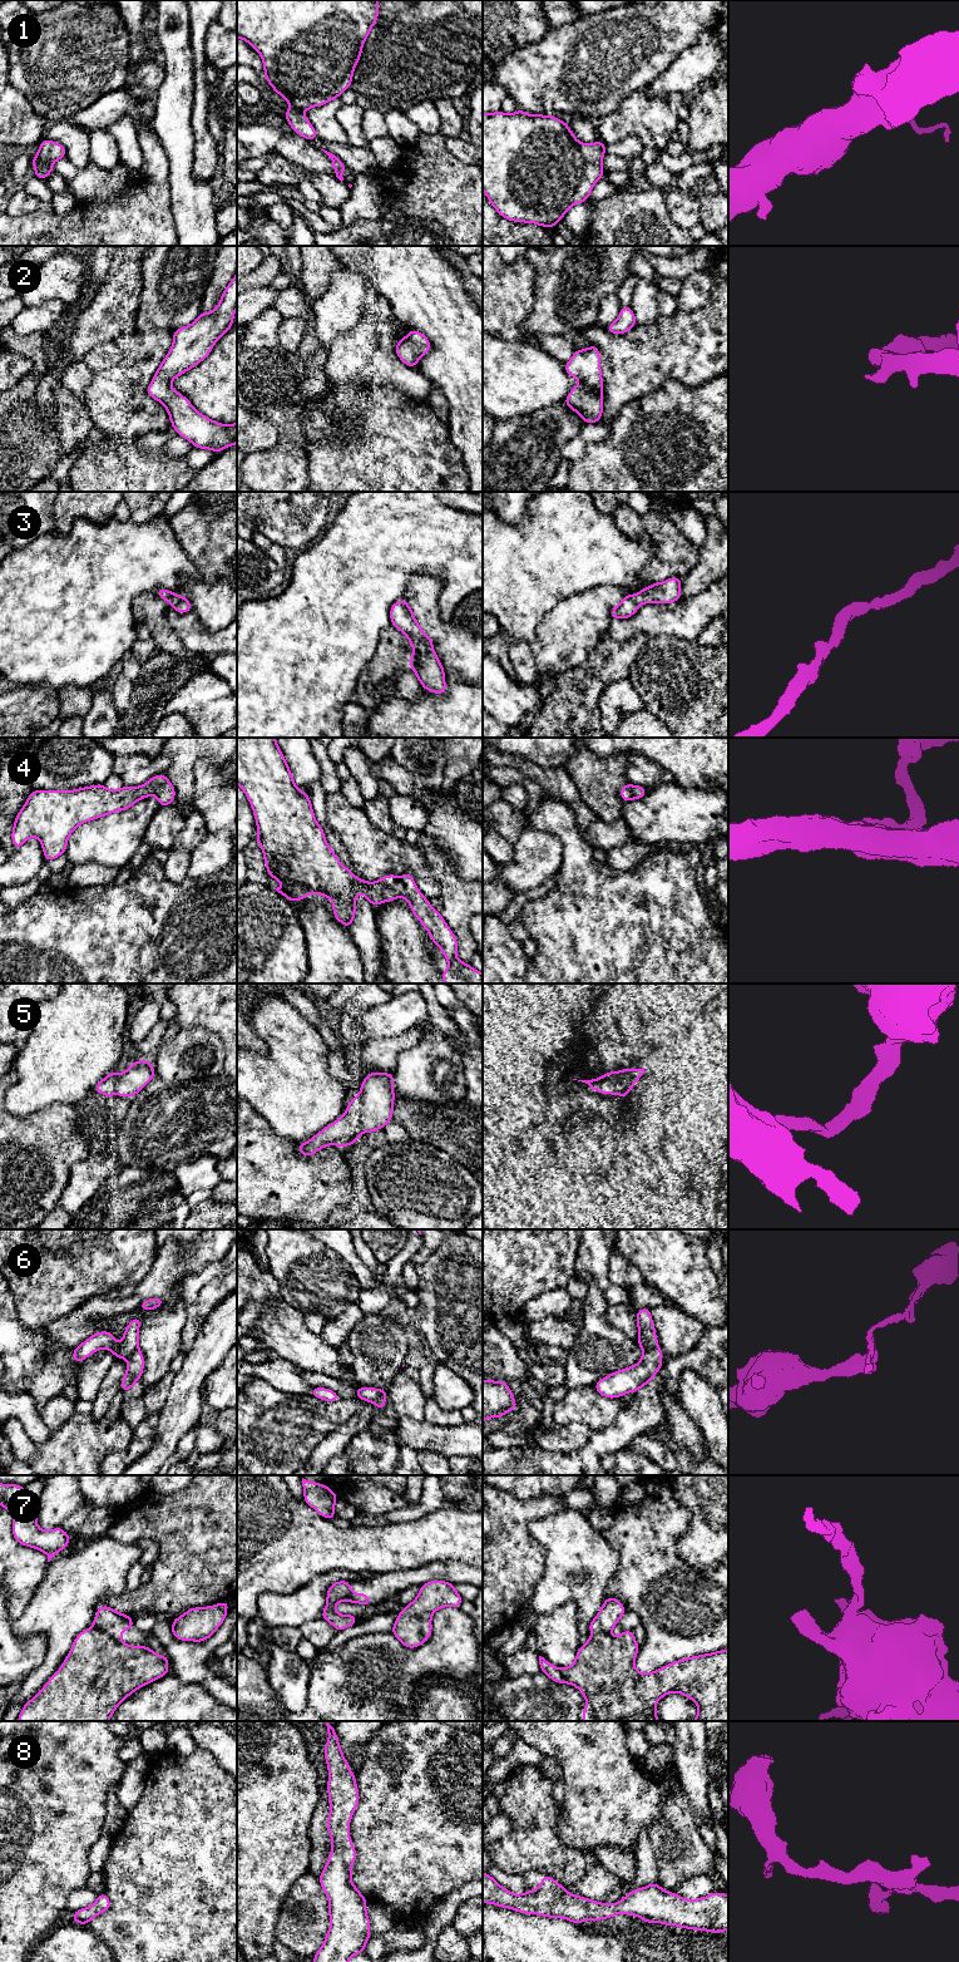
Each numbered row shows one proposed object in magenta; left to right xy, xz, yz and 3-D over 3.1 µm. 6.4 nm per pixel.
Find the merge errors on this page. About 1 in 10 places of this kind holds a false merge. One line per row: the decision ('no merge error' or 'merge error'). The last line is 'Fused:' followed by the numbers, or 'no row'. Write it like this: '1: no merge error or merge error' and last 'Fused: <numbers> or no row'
1: no merge error
2: no merge error
3: no merge error
4: no merge error
5: no merge error
6: merge error
7: merge error
8: no merge error
Fused: 6, 7

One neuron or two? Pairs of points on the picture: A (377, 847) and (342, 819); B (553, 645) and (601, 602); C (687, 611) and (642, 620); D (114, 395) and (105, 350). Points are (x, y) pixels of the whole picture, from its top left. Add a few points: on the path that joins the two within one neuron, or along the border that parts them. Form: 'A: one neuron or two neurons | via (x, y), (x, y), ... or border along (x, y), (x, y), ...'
A: one neuron | via (369, 844), (351, 827)
B: one neuron | via (564, 636), (589, 611)
C: one neuron | via (676, 620), (653, 620)
D: two neurons | border along (114, 340), (123, 358), (94, 373)

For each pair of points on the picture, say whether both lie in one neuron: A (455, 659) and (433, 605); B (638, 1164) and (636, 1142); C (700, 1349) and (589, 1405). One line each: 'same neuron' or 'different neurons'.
A: same neuron
B: same neuron
C: different neurons

